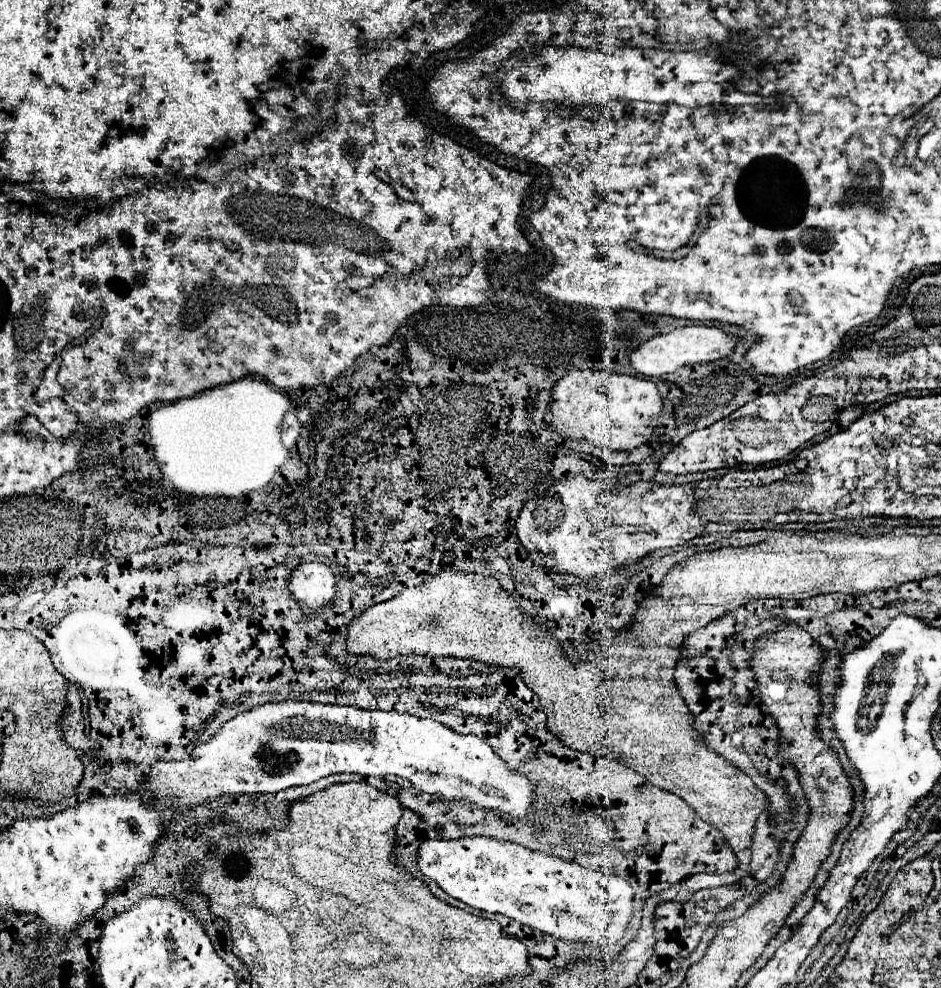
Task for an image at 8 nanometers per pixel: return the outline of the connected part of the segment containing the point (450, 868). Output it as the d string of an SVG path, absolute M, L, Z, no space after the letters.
M460 838L460 840L424 840L416 852L416 864L420 872L434 880L446 894L462 900L470 908L504 914L524 926L530 926L540 932L548 932L554 938L566 942L590 942L590 936L596 938L598 948L612 948L618 940L624 938L626 928L632 916L634 890L616 874L600 874L588 868L582 868L574 862L564 862L562 858L526 850L524 846L512 842L496 842L490 838Z

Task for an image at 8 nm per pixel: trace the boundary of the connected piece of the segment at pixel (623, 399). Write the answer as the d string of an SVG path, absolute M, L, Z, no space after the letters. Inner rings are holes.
M568 370L554 386L546 422L568 438L586 438L596 446L631 451L652 434L650 422L662 412L662 398L654 382L638 376L612 374L604 370Z

